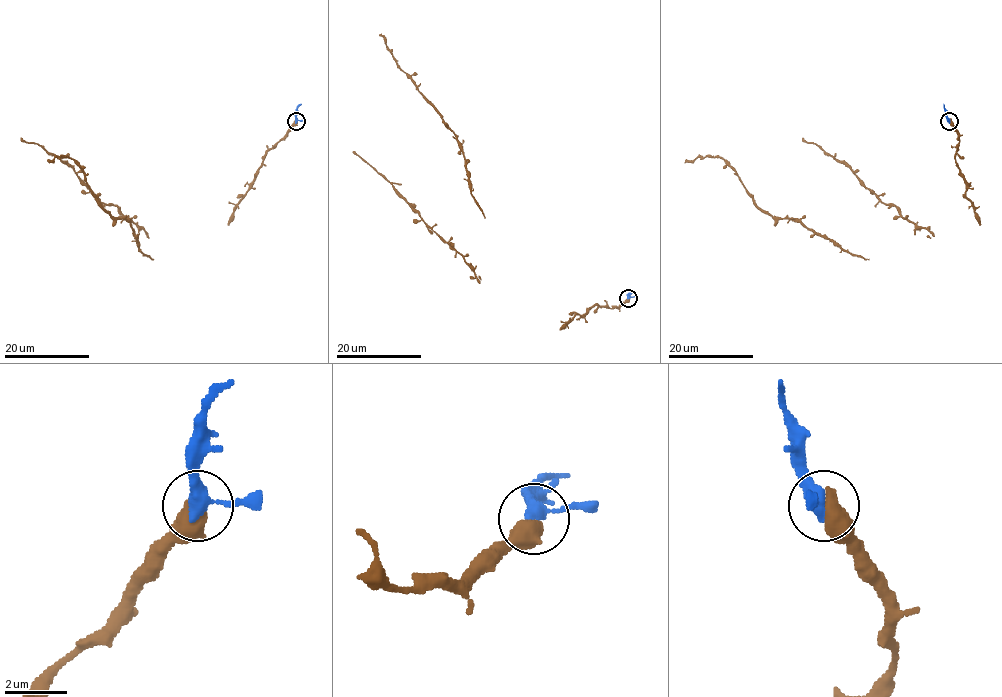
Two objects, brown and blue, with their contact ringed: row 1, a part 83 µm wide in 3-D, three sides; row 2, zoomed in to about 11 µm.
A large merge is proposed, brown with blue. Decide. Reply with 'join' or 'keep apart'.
join

